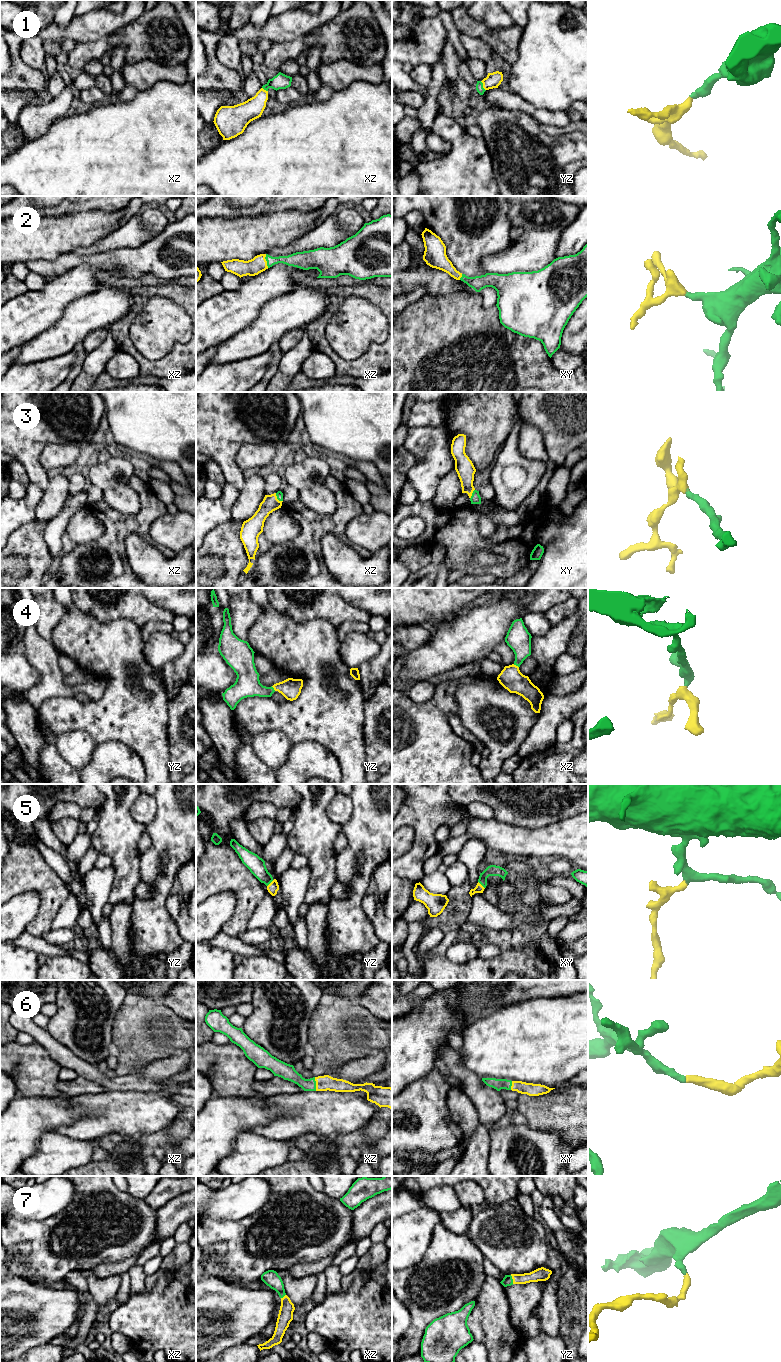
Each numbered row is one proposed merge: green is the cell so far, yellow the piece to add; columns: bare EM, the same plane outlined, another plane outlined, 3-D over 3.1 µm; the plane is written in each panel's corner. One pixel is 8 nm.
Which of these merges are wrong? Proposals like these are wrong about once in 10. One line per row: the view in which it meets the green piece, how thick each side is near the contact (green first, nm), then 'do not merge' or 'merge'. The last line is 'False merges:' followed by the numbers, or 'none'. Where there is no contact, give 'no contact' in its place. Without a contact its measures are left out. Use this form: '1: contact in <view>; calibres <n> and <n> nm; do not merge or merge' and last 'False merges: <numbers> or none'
1: contact in yz; calibres 60 and 120 nm; merge
2: contact in xz; calibres 120 and 140 nm; merge
3: contact in xy; calibres 80 and 150 nm; merge
4: contact in xz; calibres 200 and 180 nm; merge
5: contact in xy; calibres 90 and 70 nm; merge
6: contact in xz; calibres 120 and 130 nm; merge
7: contact in yz; calibres 80 and 110 nm; merge
False merges: none

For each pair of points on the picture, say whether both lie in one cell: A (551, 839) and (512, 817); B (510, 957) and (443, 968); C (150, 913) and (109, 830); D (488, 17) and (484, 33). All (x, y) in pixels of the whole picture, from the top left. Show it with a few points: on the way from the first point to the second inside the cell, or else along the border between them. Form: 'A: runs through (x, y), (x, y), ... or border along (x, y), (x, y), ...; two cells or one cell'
A: border along (555, 822), (536, 828), (509, 825); two cells
B: runs through (493, 965), (489, 965), (485, 969), (460, 969); one cell
C: border along (140, 857), (141, 881); two cells
D: border along (467, 13), (490, 28), (510, 27); two cells

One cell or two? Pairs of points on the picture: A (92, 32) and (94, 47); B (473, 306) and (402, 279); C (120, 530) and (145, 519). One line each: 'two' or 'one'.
A: two
B: two
C: one

